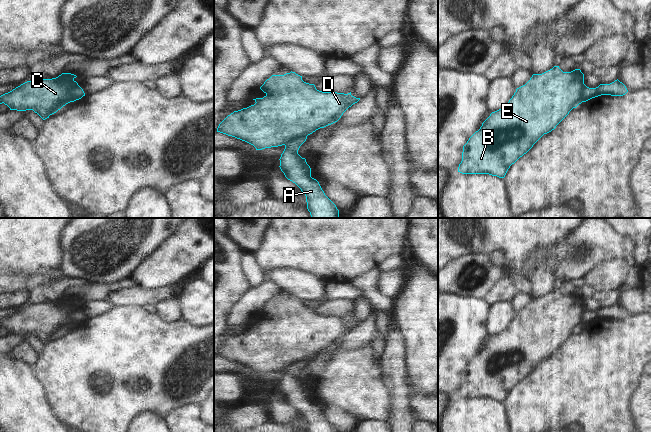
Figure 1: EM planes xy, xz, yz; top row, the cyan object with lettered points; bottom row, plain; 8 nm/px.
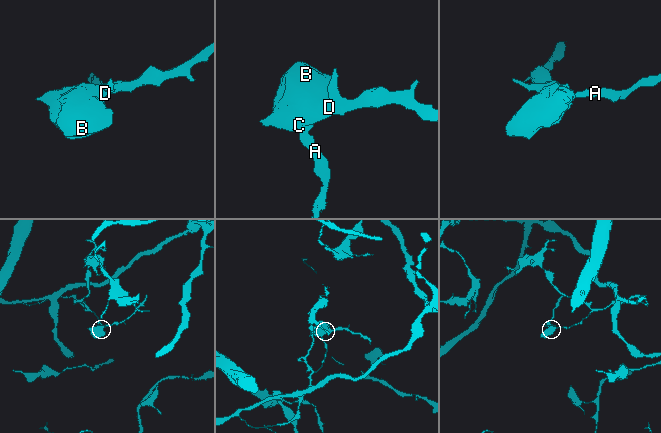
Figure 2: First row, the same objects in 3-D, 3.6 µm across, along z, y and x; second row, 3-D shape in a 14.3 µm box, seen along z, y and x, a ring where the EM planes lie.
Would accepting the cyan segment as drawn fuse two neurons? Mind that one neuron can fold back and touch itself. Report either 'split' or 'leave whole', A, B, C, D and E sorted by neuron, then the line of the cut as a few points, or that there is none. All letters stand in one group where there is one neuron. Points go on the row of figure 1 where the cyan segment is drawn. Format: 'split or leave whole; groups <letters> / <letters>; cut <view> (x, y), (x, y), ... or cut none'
split; groups A / B C D E; cut xz (306, 135), (295, 137), (284, 144)

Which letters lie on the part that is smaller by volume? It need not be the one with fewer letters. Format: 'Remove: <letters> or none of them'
Remove: B, C, D, E

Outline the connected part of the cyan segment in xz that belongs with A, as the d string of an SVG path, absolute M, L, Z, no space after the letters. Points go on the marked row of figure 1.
M300 136L285 144L279 167L285 177L305 194L311 218L339 218L336 205L325 195L319 182L311 177L311 168L306 159L298 154L306 139L307 136Z

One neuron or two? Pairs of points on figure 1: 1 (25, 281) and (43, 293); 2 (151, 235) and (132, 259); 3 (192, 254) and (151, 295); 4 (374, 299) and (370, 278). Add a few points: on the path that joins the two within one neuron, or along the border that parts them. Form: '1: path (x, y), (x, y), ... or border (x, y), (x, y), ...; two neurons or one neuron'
1: border (55, 279), (48, 283), (35, 285), (28, 291); two neurons
2: path (145, 241), (133, 253); one neuron
3: border (136, 284), (149, 289), (166, 286), (172, 287); two neurons
4: path (372, 294), (370, 292), (370, 283); one neuron

